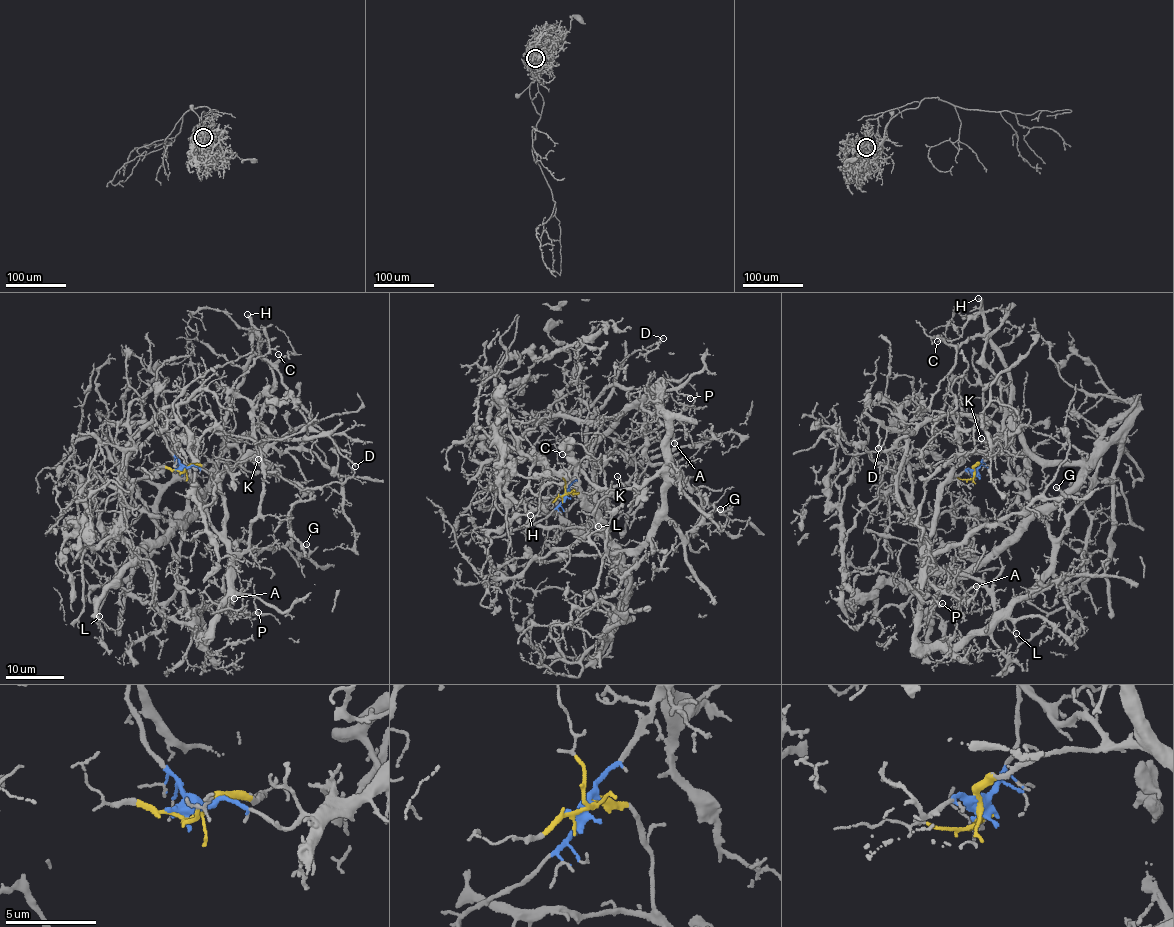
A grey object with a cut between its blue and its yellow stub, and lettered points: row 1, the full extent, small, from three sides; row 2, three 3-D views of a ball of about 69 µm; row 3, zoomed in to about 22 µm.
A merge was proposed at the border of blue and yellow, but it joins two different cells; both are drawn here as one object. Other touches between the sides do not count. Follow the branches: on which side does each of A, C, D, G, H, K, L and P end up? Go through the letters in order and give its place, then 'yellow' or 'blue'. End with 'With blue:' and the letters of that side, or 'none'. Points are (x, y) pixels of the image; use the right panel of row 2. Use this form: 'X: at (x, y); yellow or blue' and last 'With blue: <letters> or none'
A: at (976, 586); blue
C: at (937, 341); yellow
D: at (878, 448); yellow
G: at (1056, 487); blue
H: at (978, 298); yellow
K: at (981, 438); yellow
L: at (1016, 633); yellow
P: at (942, 603); blue
With blue: A, G, P

